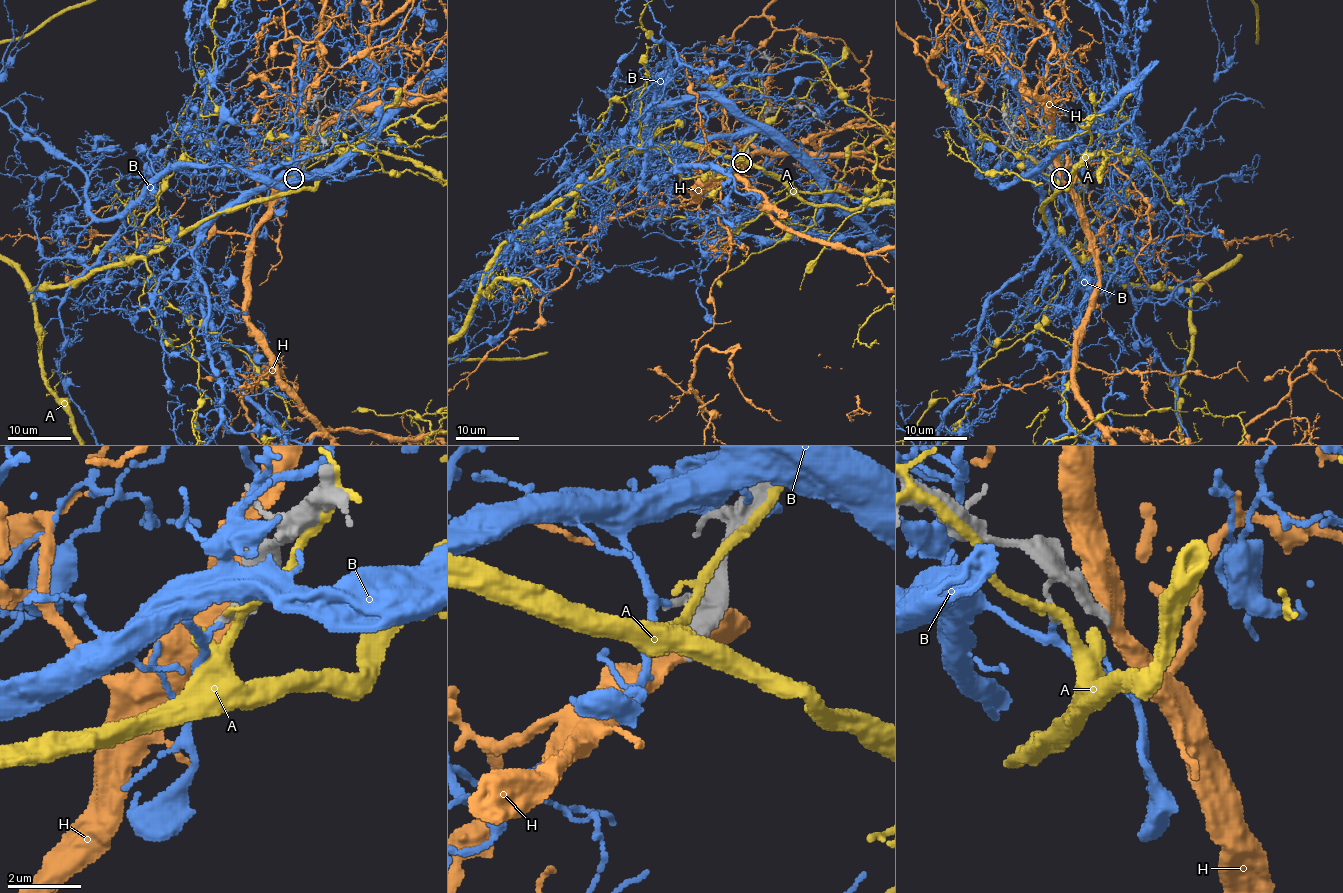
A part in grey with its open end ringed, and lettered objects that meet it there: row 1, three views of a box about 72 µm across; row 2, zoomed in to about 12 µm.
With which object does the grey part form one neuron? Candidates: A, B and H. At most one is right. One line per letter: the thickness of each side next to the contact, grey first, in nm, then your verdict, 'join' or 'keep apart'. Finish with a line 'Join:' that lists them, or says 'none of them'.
A: calibres 200 and 200 nm; keep apart
B: calibres 180 and 170 nm; keep apart
H: calibres 480 and 700 nm; keep apart
Join: none of them

